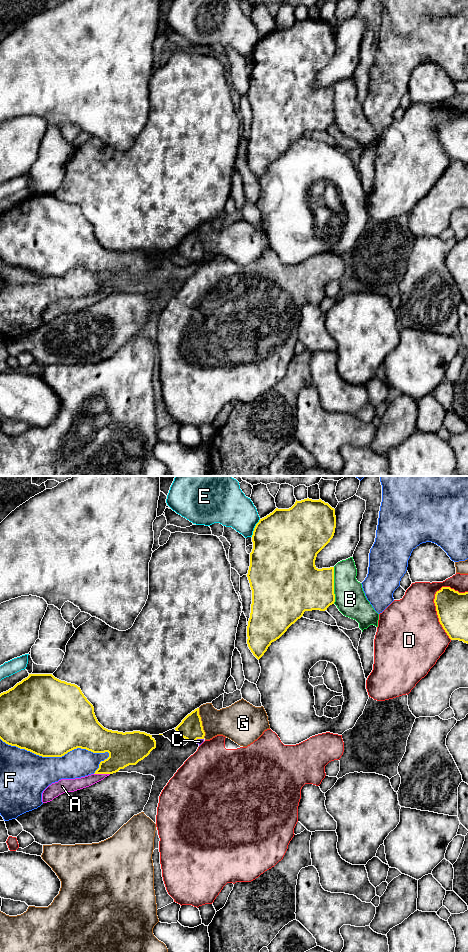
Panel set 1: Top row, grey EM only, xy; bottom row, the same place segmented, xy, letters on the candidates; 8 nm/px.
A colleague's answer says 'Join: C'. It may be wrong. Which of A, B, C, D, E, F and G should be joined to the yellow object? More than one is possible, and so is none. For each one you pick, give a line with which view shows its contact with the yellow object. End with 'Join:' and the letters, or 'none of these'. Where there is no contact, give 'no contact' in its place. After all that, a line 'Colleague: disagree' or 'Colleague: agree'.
C: meets yellow in xy
Join: C
Colleague: agree

